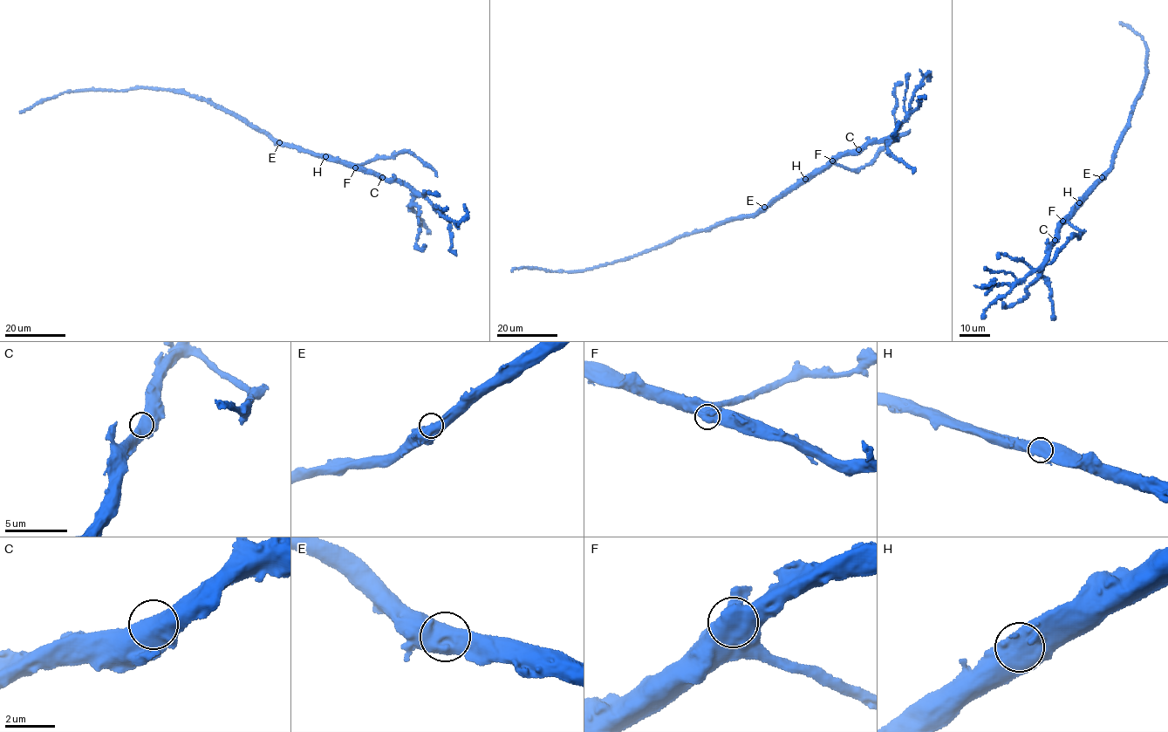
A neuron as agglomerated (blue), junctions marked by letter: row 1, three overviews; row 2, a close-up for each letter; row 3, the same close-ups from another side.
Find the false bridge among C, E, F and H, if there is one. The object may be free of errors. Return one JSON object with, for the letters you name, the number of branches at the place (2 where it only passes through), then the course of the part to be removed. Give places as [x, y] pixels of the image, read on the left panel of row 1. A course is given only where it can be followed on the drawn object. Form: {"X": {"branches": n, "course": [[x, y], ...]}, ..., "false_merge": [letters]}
{"false_merge": []}

